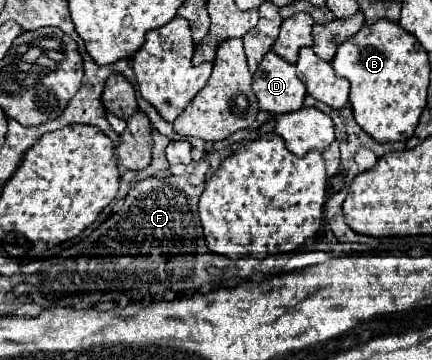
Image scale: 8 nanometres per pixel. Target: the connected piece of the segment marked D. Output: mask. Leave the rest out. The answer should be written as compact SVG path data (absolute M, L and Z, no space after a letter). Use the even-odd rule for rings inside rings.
M268 52L252 76L258 106L270 114L286 114L302 108L306 88L296 76L296 66Z

